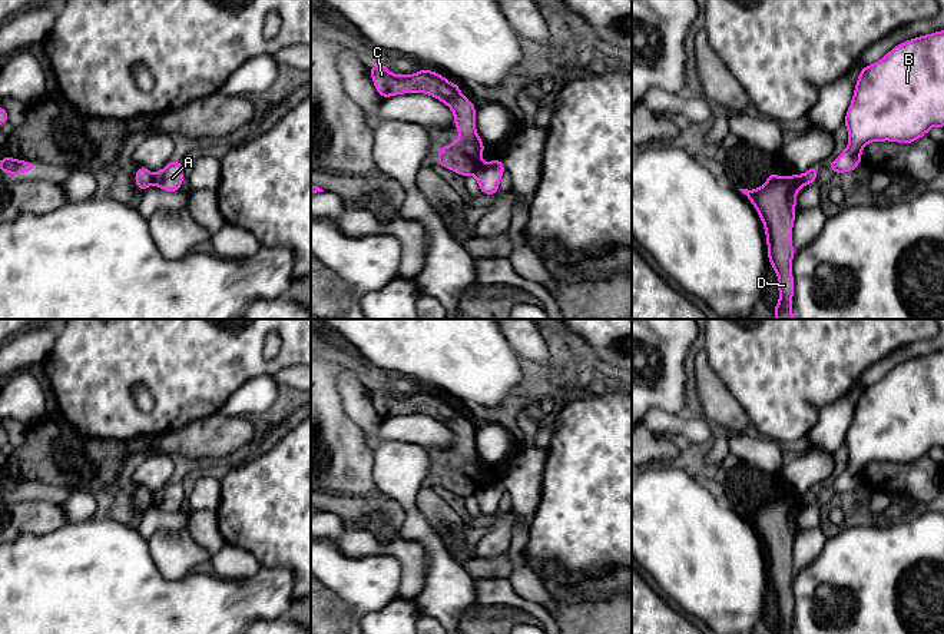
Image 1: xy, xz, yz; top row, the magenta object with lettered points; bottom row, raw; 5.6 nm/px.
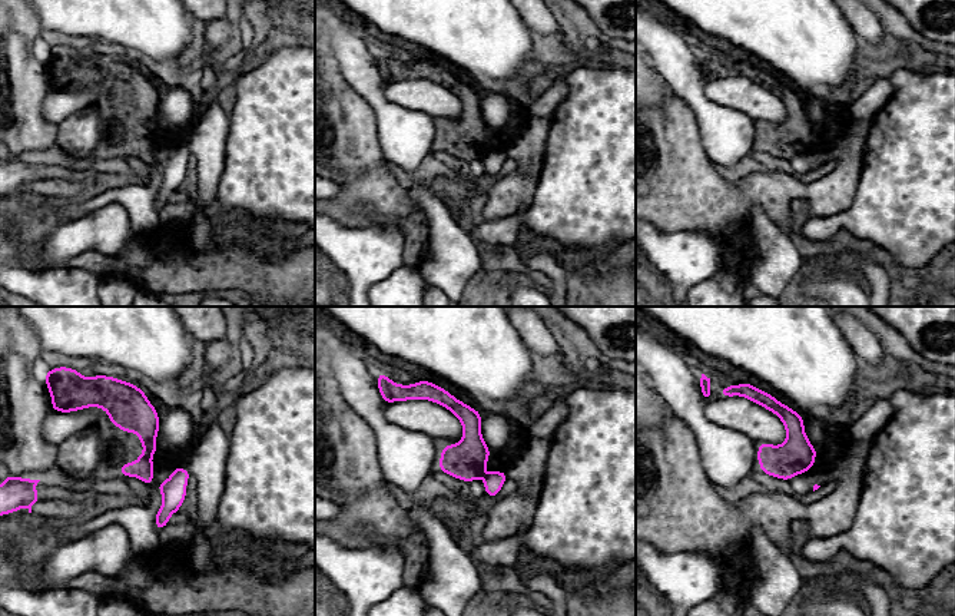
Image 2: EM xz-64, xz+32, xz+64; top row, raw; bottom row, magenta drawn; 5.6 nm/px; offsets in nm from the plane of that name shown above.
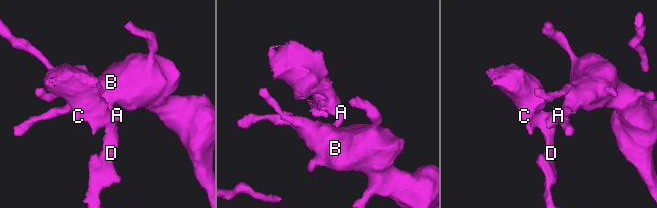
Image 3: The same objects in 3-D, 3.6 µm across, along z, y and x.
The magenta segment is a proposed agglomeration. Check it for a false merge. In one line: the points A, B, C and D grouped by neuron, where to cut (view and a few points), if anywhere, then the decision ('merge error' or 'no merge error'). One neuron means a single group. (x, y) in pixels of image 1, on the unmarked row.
A B / C D; cut in xz along (482, 484), (473, 494); merge error

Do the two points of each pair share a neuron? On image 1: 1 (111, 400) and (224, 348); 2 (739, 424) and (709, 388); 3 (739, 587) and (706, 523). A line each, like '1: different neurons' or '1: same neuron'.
1: same neuron
2: same neuron
3: same neuron

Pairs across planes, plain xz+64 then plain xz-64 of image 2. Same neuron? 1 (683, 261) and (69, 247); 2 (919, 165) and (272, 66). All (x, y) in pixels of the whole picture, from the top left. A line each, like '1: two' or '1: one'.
1: one
2: one

